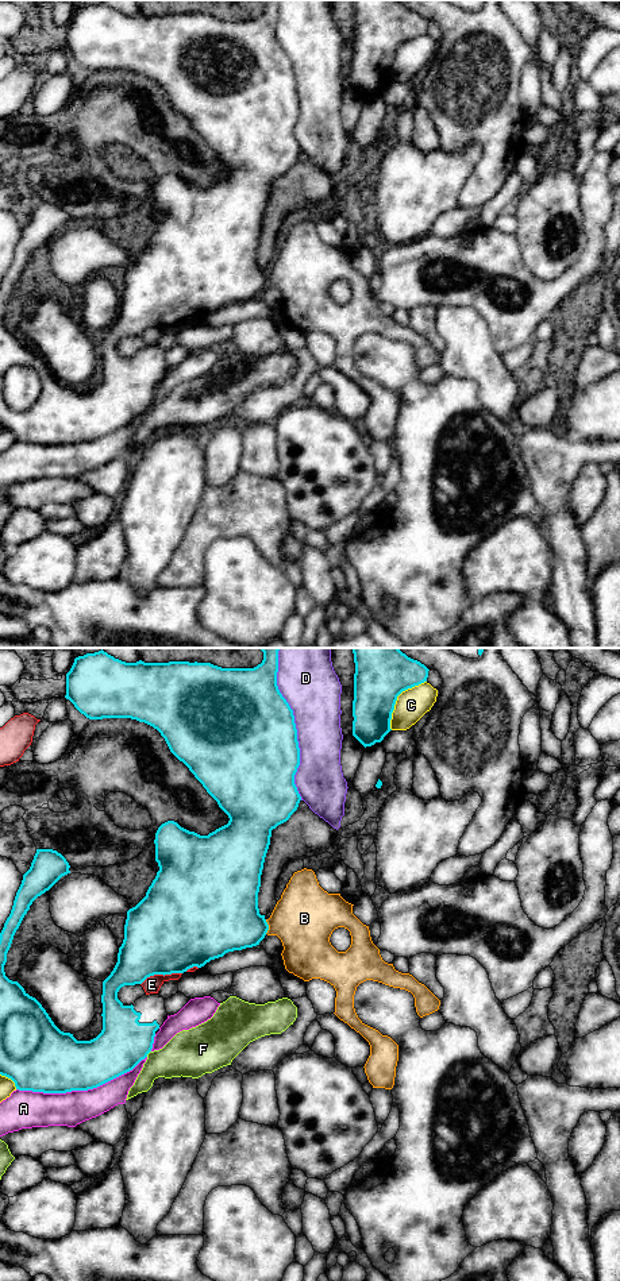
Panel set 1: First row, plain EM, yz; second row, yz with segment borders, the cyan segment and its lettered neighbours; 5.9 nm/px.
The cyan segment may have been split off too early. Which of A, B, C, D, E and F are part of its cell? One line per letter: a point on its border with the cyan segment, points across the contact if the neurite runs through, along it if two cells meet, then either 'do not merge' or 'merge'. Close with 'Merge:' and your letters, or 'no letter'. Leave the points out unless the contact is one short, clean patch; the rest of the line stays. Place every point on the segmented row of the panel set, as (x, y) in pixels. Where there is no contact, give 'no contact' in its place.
A: meets cyan in yz at (81, 1089); do not merge
B: meets cyan in yz at (268, 926); runs through yz (227, 918), (242, 926), (268, 926), (304, 918); merge
C: meets cyan in yz at (396, 699); do not merge
D: meets cyan in yz at (295, 724); do not merge
E: meets cyan in yz at (161, 973); do not merge
F: meets cyan in yz at (149, 1052); do not merge
Merge: B

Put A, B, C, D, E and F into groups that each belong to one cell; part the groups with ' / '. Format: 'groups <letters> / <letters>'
groups A / B / C / D / E / F

